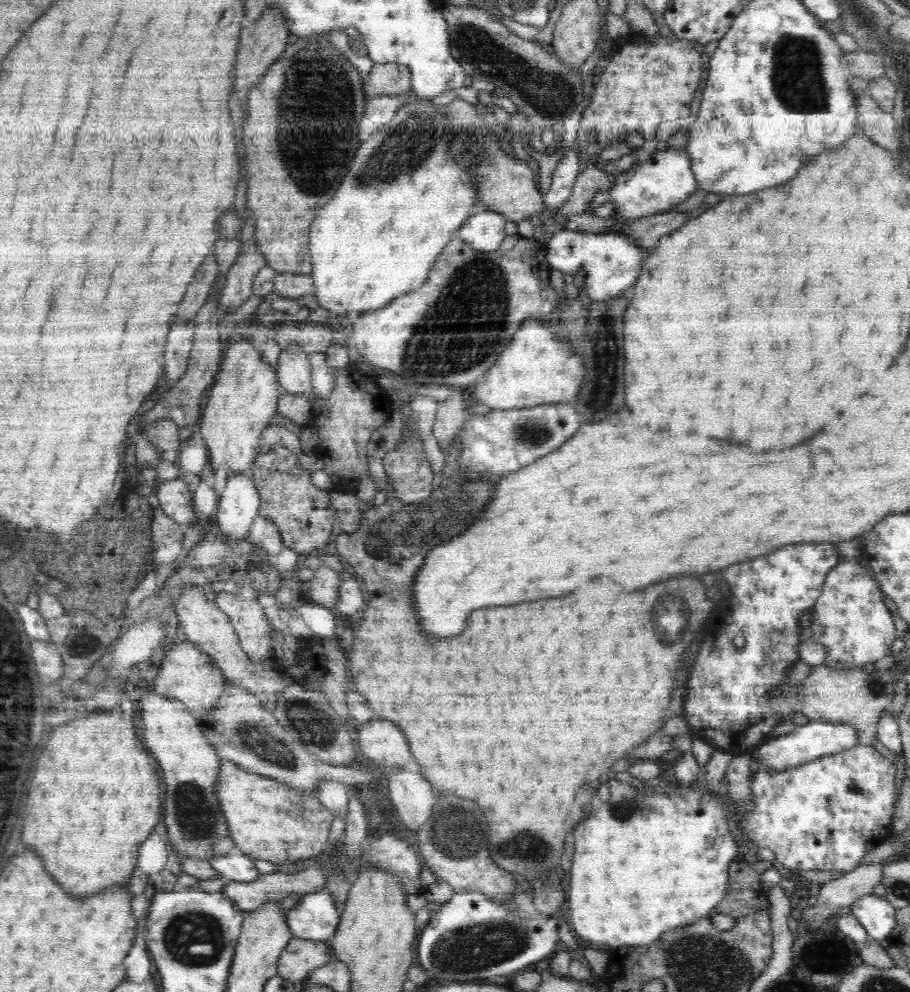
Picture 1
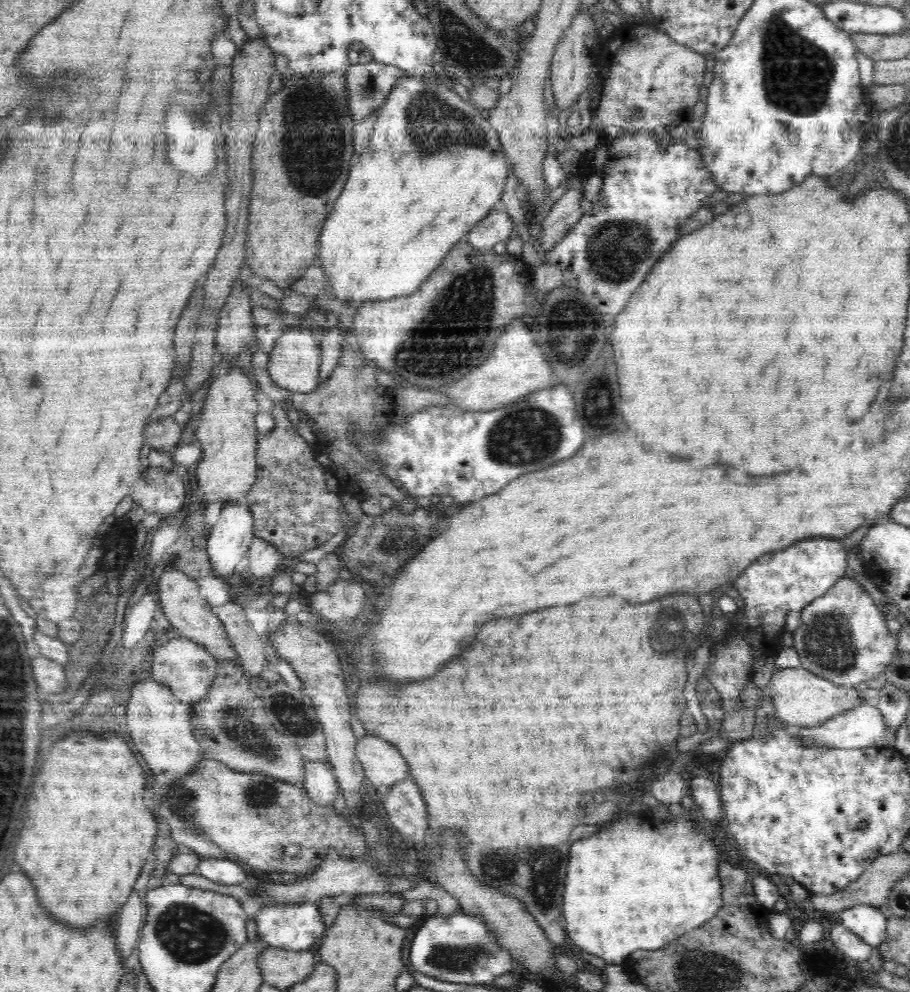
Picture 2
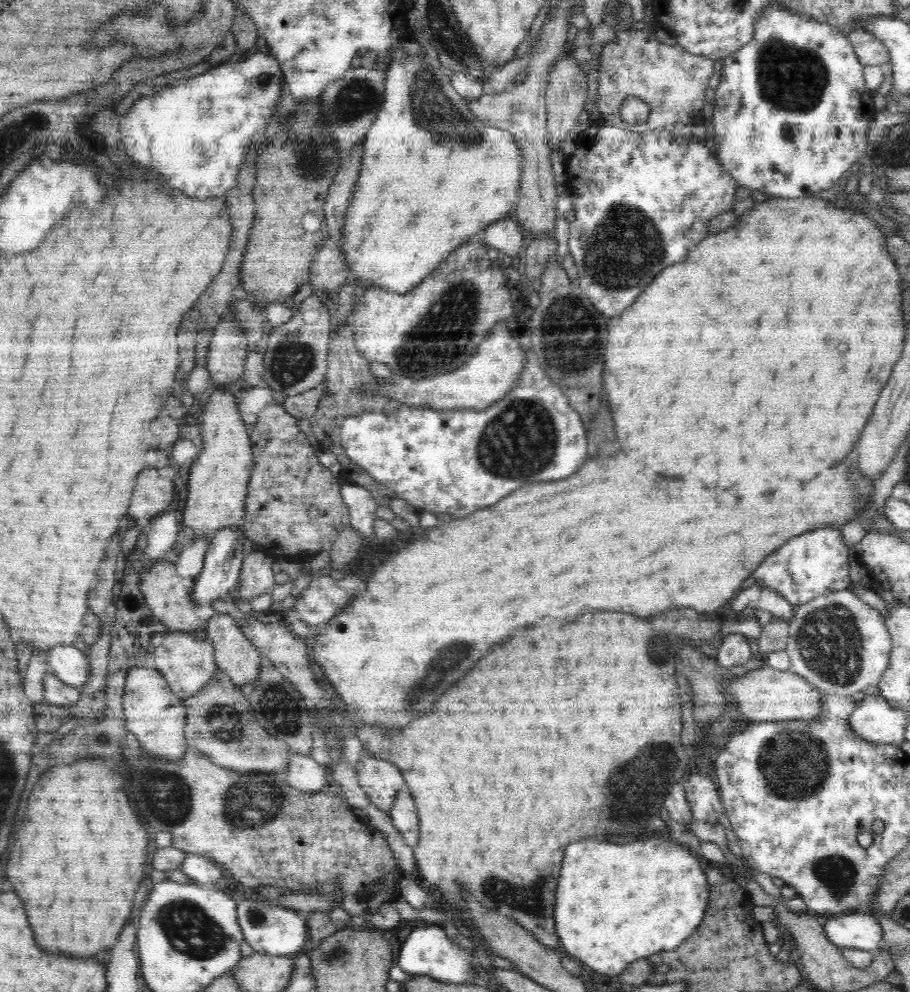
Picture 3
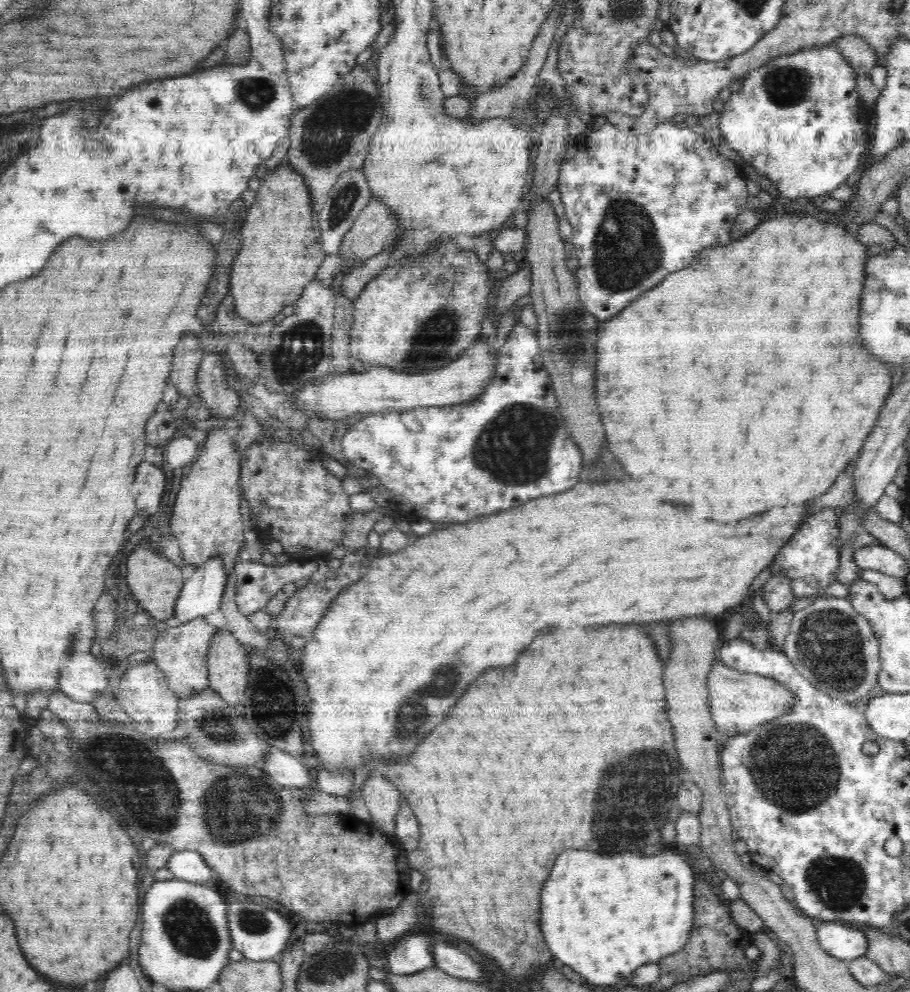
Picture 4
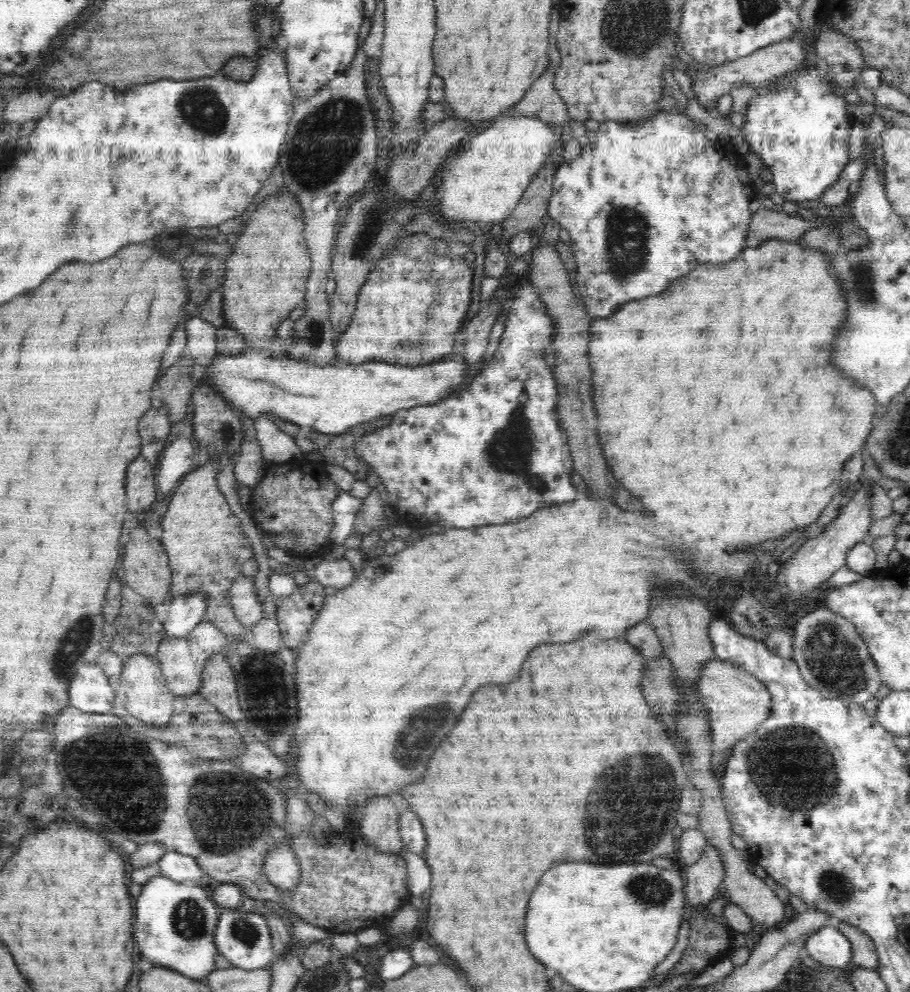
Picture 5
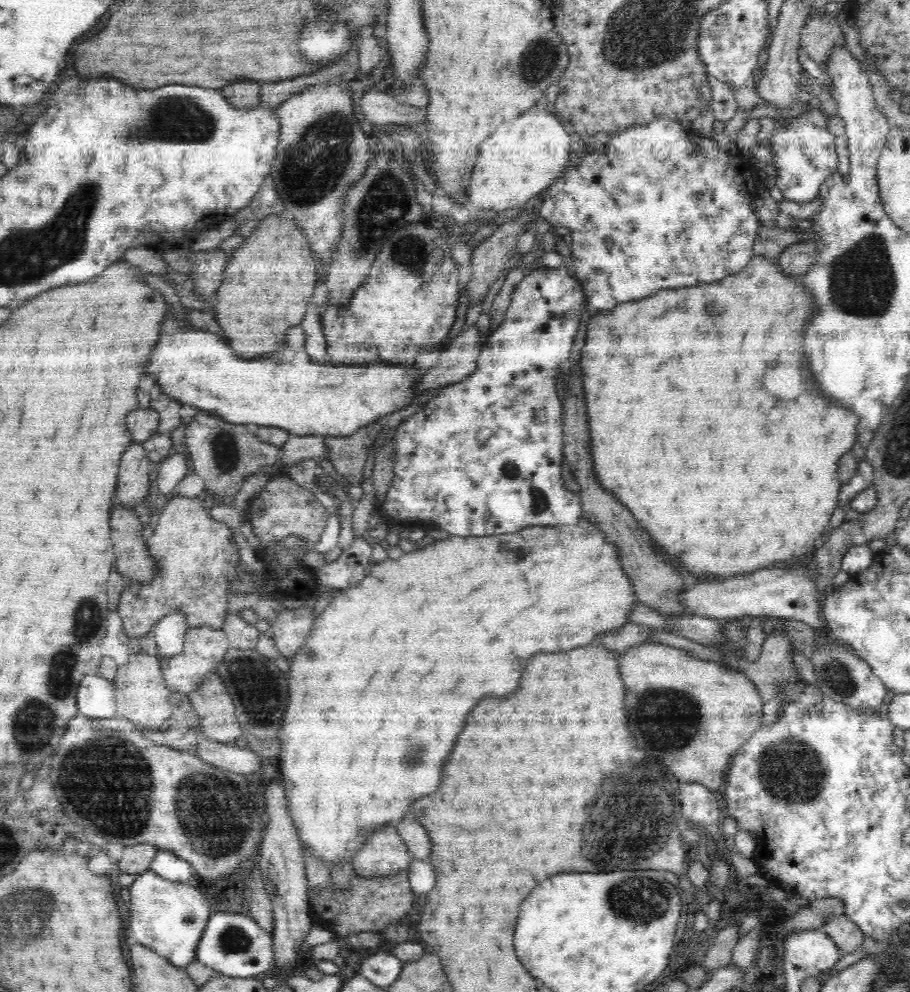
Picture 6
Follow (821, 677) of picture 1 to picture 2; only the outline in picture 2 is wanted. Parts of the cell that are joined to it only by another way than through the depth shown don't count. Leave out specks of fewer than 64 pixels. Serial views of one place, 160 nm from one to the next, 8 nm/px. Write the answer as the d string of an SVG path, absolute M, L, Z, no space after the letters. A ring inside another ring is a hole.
M802 667L775 669L768 691L772 699L772 706L775 708L773 711L780 720L780 725L794 728L818 726L845 710L852 710L860 703L867 702L867 699L862 697L855 687L838 686Z

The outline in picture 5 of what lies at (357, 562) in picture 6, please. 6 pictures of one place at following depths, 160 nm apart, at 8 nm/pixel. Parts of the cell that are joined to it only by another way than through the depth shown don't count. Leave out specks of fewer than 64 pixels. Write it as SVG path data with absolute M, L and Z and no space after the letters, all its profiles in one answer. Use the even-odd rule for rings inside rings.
M344 557L330 560L326 558L317 564L314 572L314 580L338 590L350 586L357 577L352 564Z

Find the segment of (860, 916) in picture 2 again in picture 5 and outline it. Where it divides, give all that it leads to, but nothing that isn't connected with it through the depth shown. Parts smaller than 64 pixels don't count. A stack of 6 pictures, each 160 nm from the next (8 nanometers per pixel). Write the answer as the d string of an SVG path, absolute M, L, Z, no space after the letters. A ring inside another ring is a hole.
M834 924L822 926L805 942L803 953L821 966L845 968L852 958L852 945Z

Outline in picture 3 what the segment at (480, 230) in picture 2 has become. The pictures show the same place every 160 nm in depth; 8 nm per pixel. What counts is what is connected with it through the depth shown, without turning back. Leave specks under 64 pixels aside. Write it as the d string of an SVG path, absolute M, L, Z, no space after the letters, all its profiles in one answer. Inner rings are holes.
M509 218L496 220L485 228L485 244L497 248L501 255L522 255L528 241L526 232L519 223Z

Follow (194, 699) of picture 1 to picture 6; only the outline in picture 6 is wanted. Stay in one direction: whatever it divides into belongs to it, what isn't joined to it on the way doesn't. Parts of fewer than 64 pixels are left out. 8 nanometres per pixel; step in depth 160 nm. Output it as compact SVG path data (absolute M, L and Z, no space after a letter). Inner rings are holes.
M209 626L189 628L185 634L182 652L176 656L160 659L161 671L167 687L172 693L186 695L196 690L204 682L207 674L215 670L230 647L228 637L222 629Z

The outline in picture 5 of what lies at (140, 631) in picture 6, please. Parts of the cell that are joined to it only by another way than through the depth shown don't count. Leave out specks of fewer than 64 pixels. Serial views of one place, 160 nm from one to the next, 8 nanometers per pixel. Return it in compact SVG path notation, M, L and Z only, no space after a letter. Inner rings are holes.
M212 459L206 465L194 467L183 477L163 516L163 533L159 542L169 556L170 600L186 594L205 596L207 607L203 620L216 625L235 642L242 640L247 630L233 612L229 590L234 580L241 575L242 564L254 554L240 519L232 513L218 489L216 474L219 470L220 460Z

